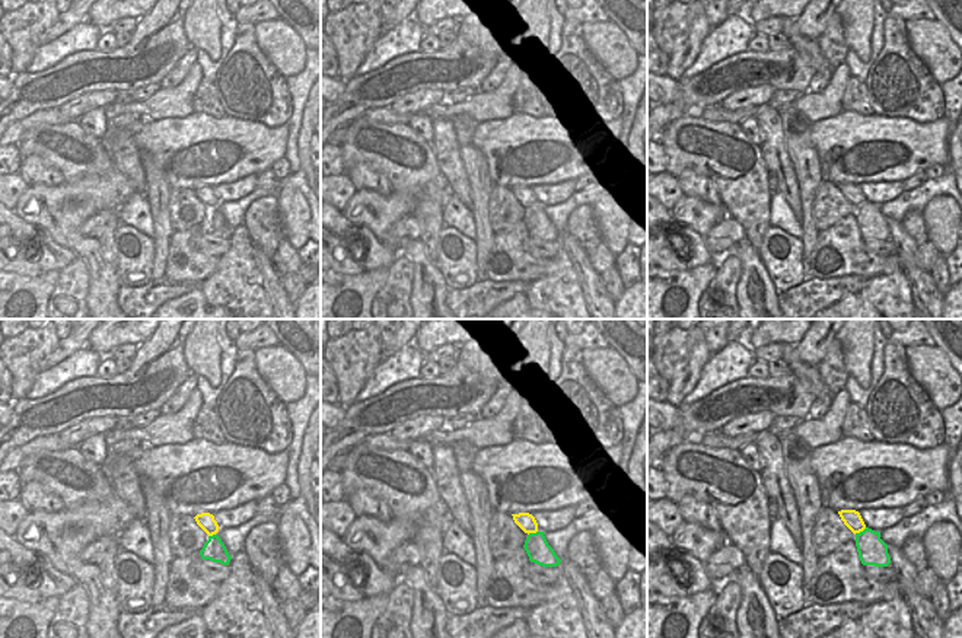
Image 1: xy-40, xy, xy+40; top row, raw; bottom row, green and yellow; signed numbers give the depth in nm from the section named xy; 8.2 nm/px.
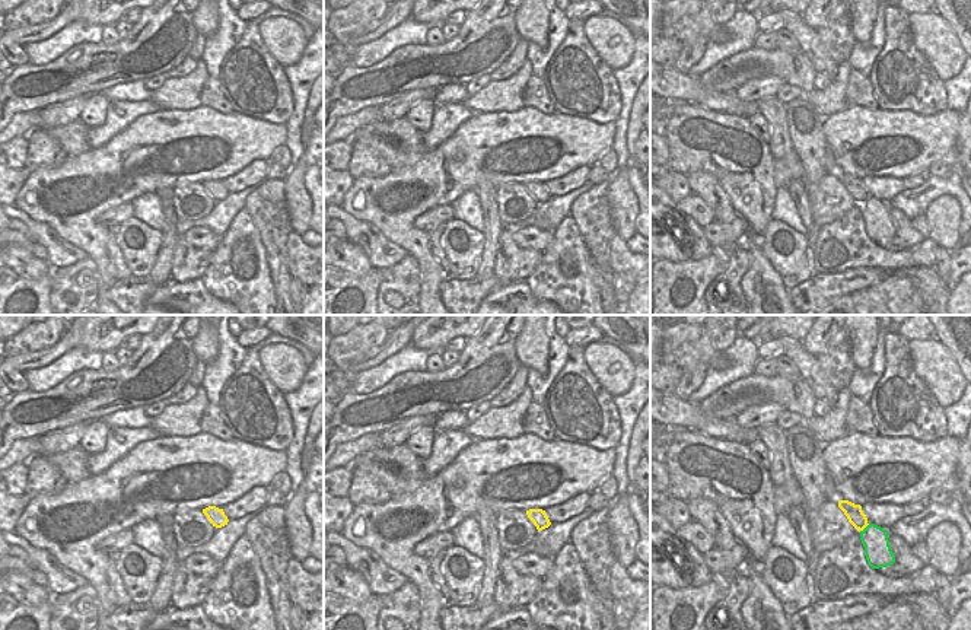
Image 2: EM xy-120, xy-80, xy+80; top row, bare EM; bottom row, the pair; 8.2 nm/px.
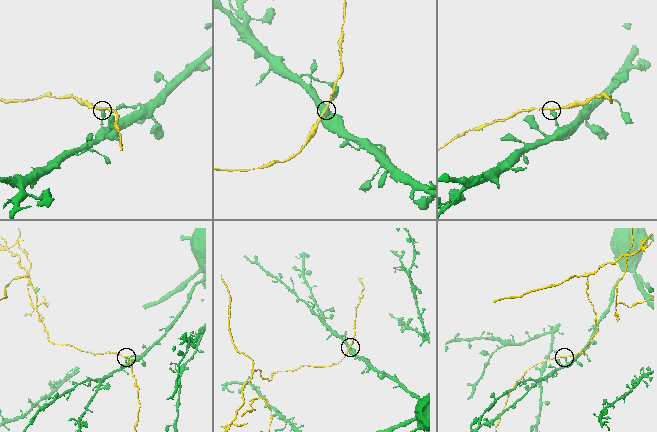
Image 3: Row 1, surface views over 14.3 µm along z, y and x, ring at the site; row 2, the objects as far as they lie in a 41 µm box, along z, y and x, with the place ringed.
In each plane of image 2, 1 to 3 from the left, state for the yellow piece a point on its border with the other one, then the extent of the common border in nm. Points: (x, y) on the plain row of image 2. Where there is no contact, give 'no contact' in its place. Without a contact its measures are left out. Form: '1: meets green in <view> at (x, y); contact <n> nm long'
1: no contact
2: no contact
3: meets green in xy+80 at (866, 200); contact 110 nm long

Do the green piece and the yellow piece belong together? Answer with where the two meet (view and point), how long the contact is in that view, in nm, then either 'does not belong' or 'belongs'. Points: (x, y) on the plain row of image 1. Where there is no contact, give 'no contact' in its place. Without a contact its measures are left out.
contact xy+40 (860, 206); length 120 nm; does not belong

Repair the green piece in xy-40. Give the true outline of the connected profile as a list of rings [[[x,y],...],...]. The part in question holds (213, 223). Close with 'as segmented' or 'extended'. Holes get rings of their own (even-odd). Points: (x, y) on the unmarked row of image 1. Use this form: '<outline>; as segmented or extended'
[[[217,208],[208,210],[208,214],[204,217],[203,223],[200,224],[200,229],[203,233],[210,233],[223,239],[229,239],[232,233],[224,217]]]; as segmented

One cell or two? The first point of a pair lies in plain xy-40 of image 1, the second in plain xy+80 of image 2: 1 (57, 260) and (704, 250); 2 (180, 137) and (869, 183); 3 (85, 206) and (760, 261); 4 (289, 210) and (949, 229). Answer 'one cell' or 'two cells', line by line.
1: one cell
2: two cells
3: one cell
4: one cell

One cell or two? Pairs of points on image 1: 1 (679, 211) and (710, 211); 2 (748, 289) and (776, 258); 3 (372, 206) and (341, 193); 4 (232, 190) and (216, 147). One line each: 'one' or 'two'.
1: one
2: two
3: two
4: two

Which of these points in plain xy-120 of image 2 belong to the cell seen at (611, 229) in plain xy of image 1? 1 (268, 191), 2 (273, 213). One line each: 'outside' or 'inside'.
1: outside
2: outside

